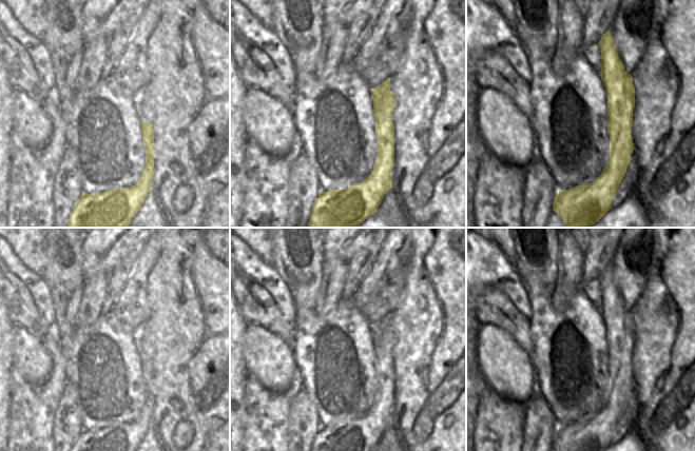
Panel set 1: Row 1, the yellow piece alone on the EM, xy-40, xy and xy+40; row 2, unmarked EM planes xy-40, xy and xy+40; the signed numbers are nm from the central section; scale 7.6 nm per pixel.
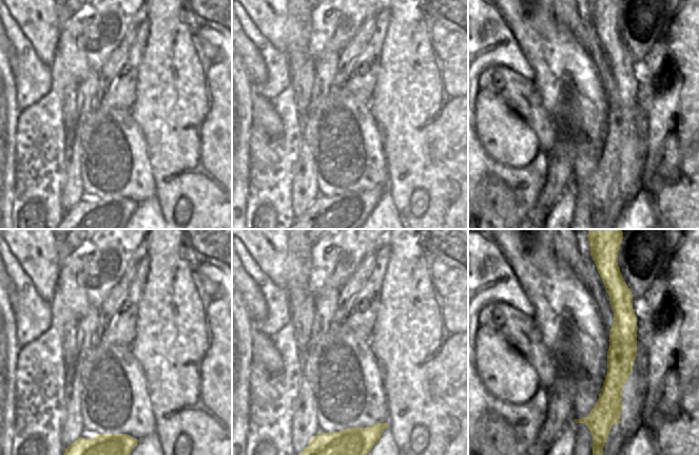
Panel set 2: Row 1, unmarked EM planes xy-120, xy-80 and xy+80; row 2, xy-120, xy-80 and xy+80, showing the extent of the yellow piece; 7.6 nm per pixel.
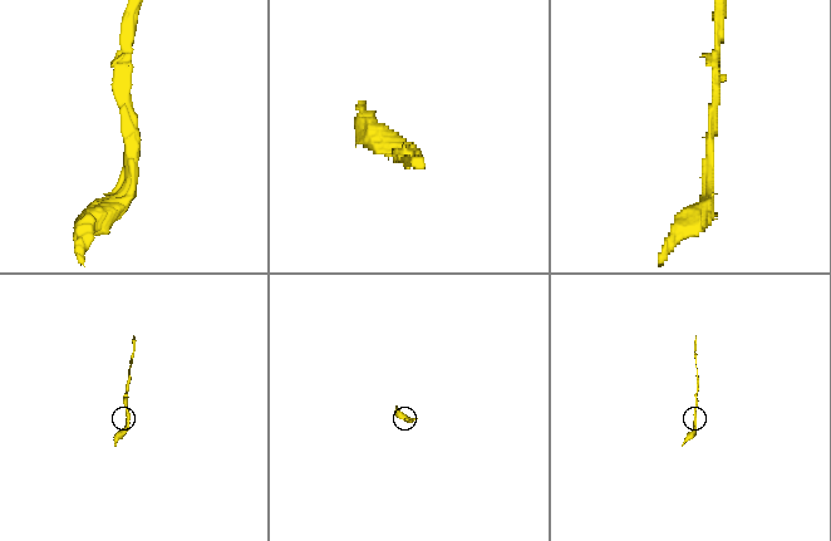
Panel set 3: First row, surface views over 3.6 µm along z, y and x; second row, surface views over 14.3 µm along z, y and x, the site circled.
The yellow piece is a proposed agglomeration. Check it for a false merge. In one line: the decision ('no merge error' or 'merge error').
no merge error

